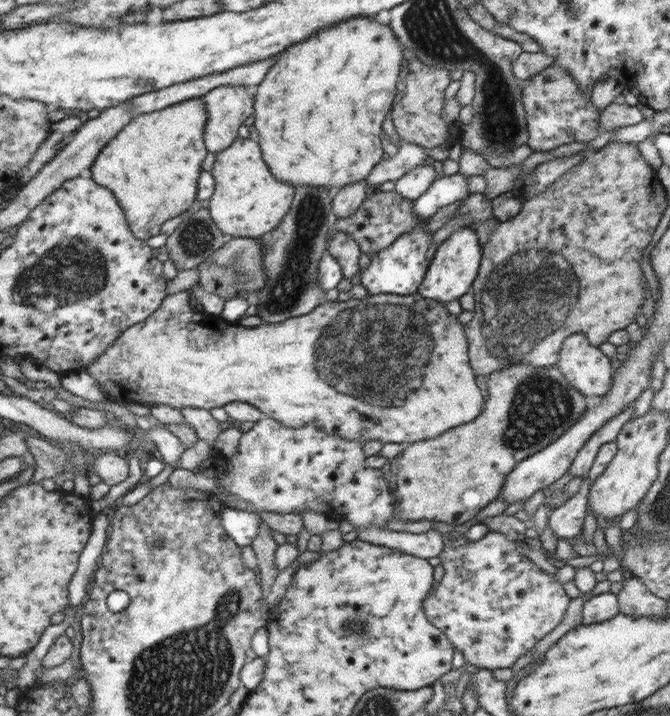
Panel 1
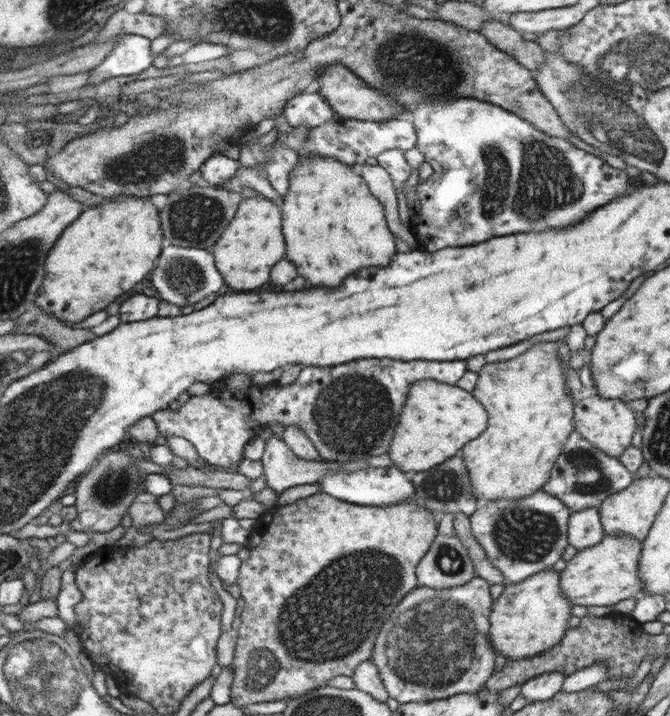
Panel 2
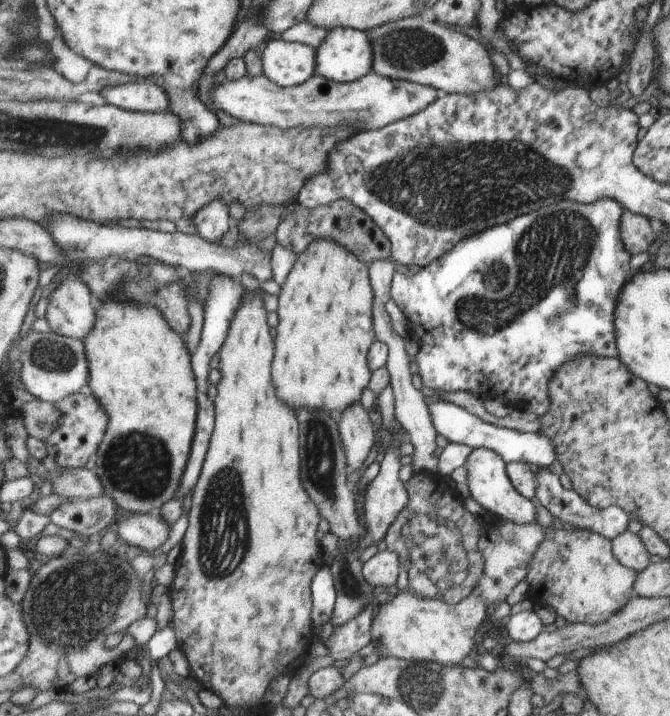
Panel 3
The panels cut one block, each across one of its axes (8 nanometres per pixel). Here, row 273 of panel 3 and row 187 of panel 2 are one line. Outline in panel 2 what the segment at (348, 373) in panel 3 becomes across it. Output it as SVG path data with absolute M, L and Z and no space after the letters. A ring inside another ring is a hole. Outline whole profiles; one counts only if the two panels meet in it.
M312 154L312 156L307 156L304 161L300 158L300 162L292 170L290 180L290 188L288 188L286 196L284 196L281 206L283 208L283 232L288 236L288 260L296 264L300 276L304 276L310 284L322 284L322 286L334 288L334 286L340 286L344 278L348 278L350 274L358 272L360 268L368 268L368 266L382 266L382 268L386 268L392 262L392 256L396 254L396 240L394 240L392 232L386 226L386 218L384 218L382 204L370 194L371 190L368 190L368 184L360 176L360 171L357 167L353 166L350 168L344 162L335 160L334 158L320 157Z

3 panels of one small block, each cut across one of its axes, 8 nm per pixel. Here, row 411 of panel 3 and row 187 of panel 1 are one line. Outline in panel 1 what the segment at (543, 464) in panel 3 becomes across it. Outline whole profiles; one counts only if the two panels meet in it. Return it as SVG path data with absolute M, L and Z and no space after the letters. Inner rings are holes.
M460 173L436 179L422 196L412 203L412 212L420 218L430 218L442 206L452 204L470 195L468 180Z

